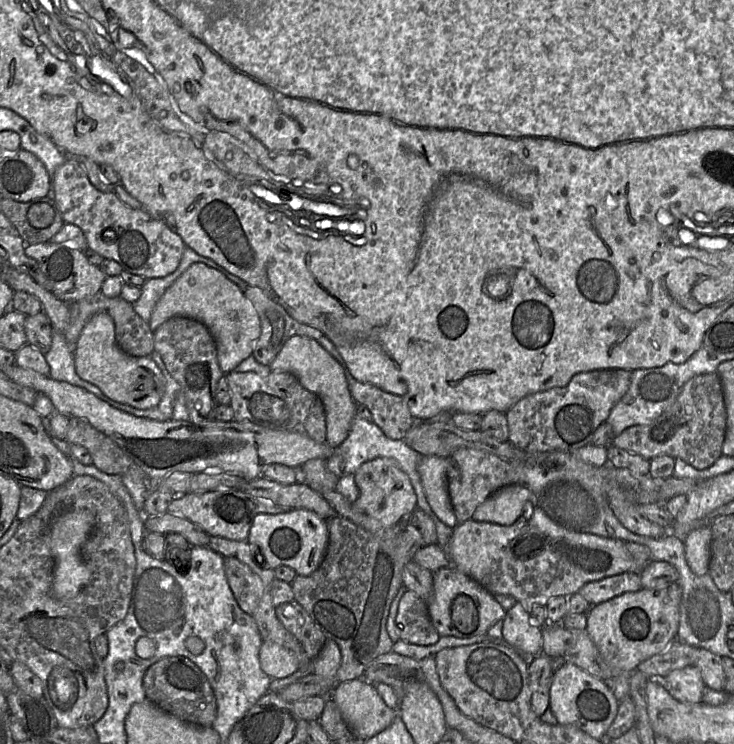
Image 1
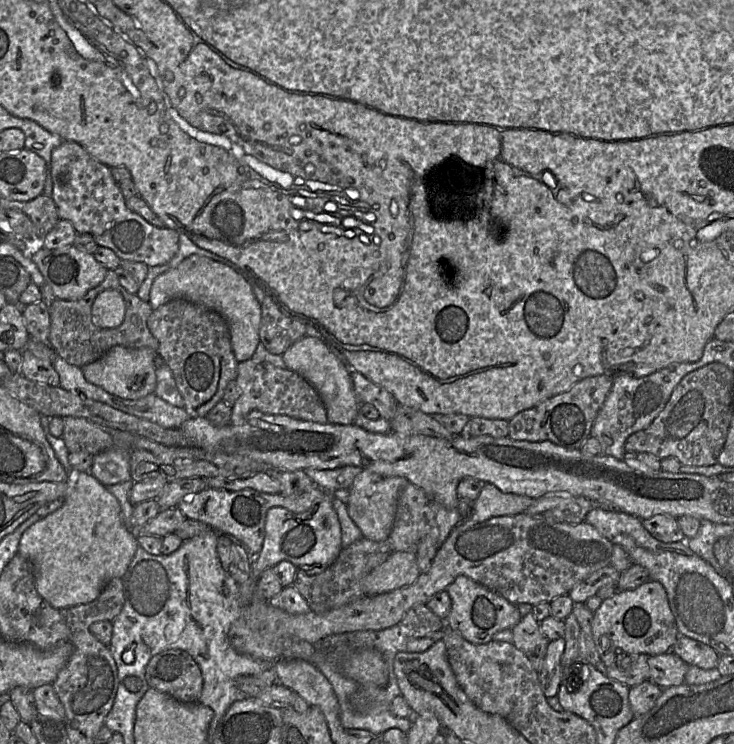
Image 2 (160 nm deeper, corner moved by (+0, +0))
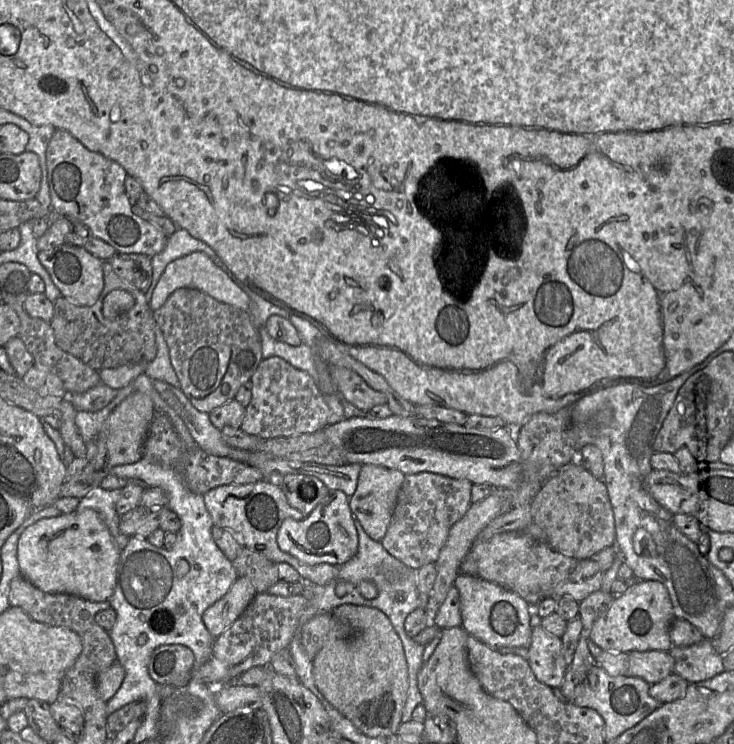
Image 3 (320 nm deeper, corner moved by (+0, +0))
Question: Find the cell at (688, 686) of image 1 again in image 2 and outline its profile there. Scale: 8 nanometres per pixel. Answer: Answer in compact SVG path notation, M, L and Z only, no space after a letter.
M673 651L650 655L648 658L650 681L661 688L678 686L685 683L689 665Z

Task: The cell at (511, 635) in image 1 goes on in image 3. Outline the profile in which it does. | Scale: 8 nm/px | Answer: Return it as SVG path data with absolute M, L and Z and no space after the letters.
M541 626L532 628L527 661L538 681L550 688L561 687L568 665L562 654L560 637L546 632Z

